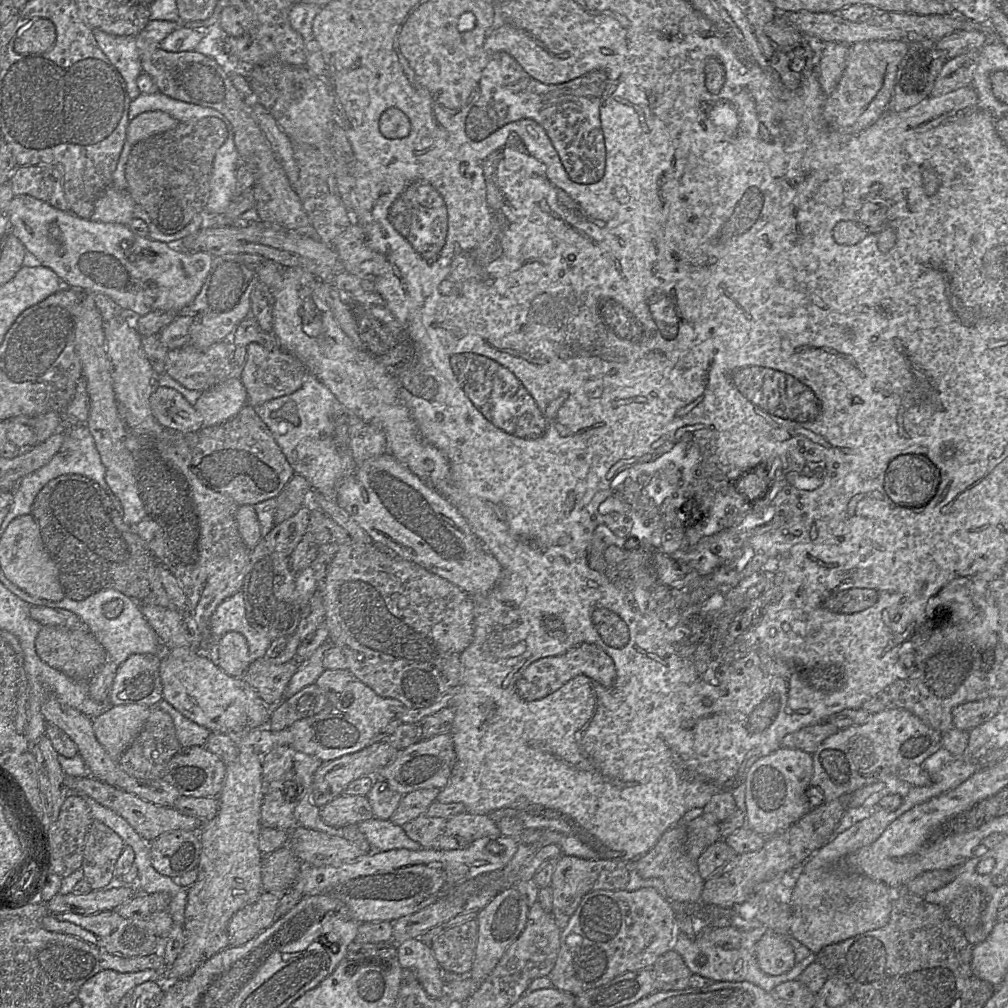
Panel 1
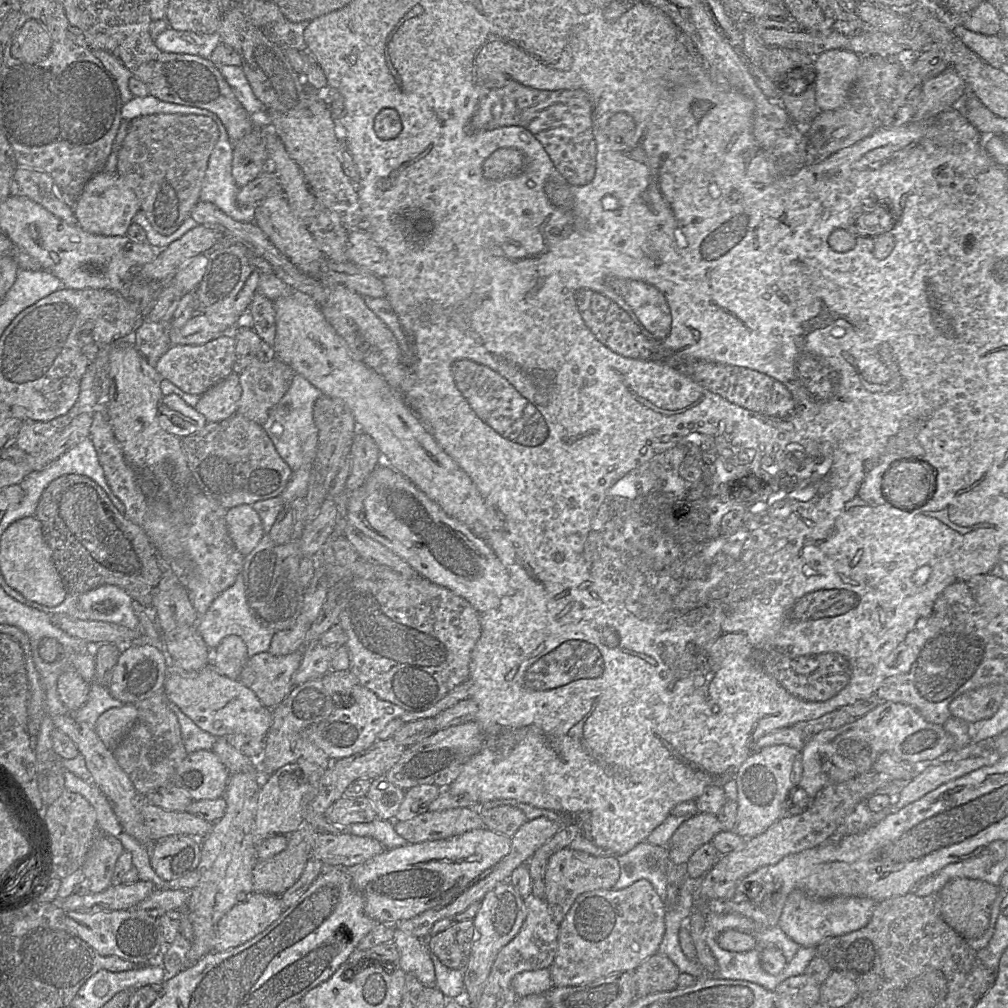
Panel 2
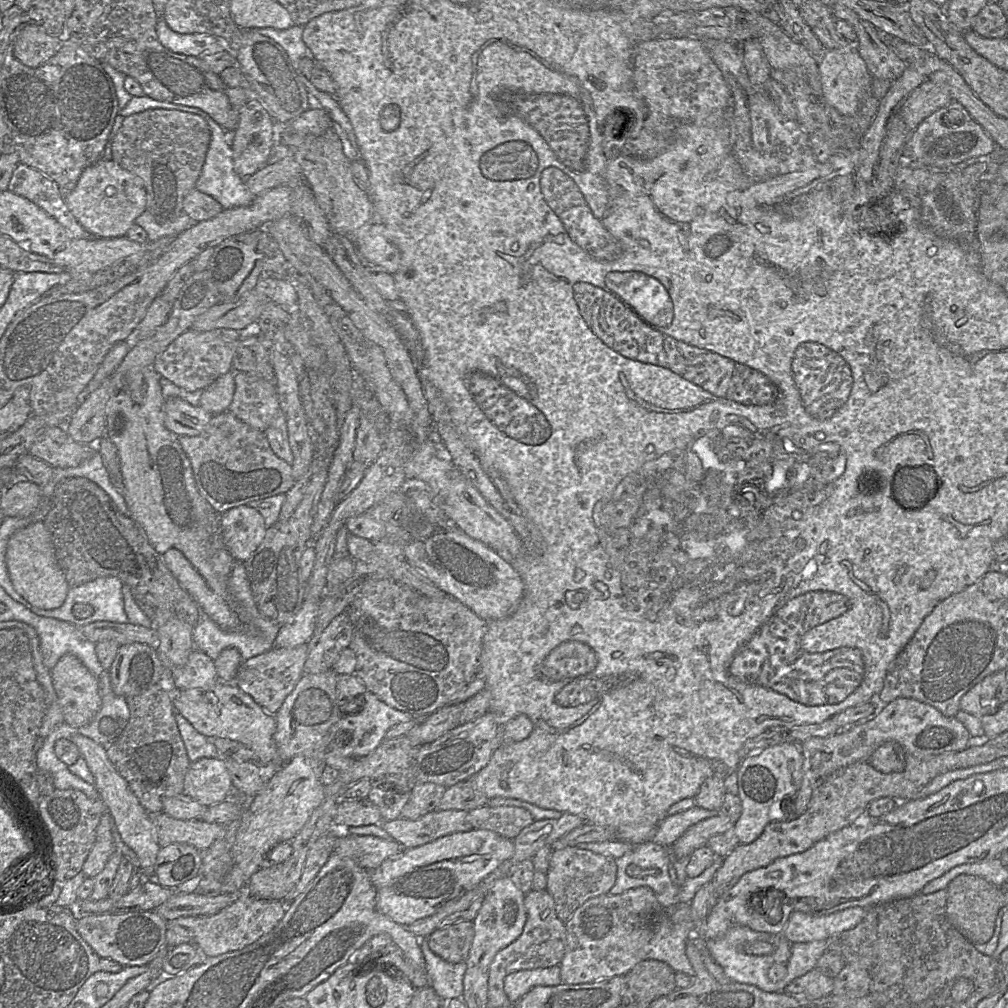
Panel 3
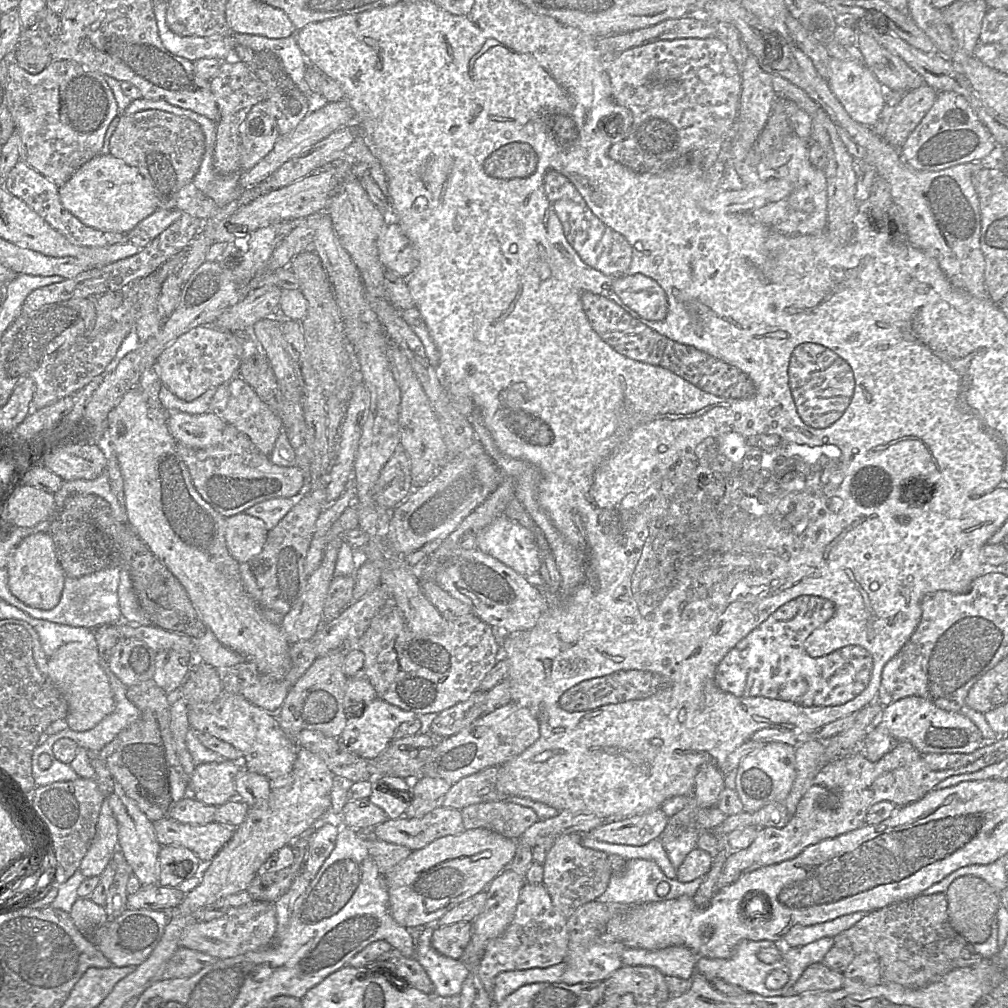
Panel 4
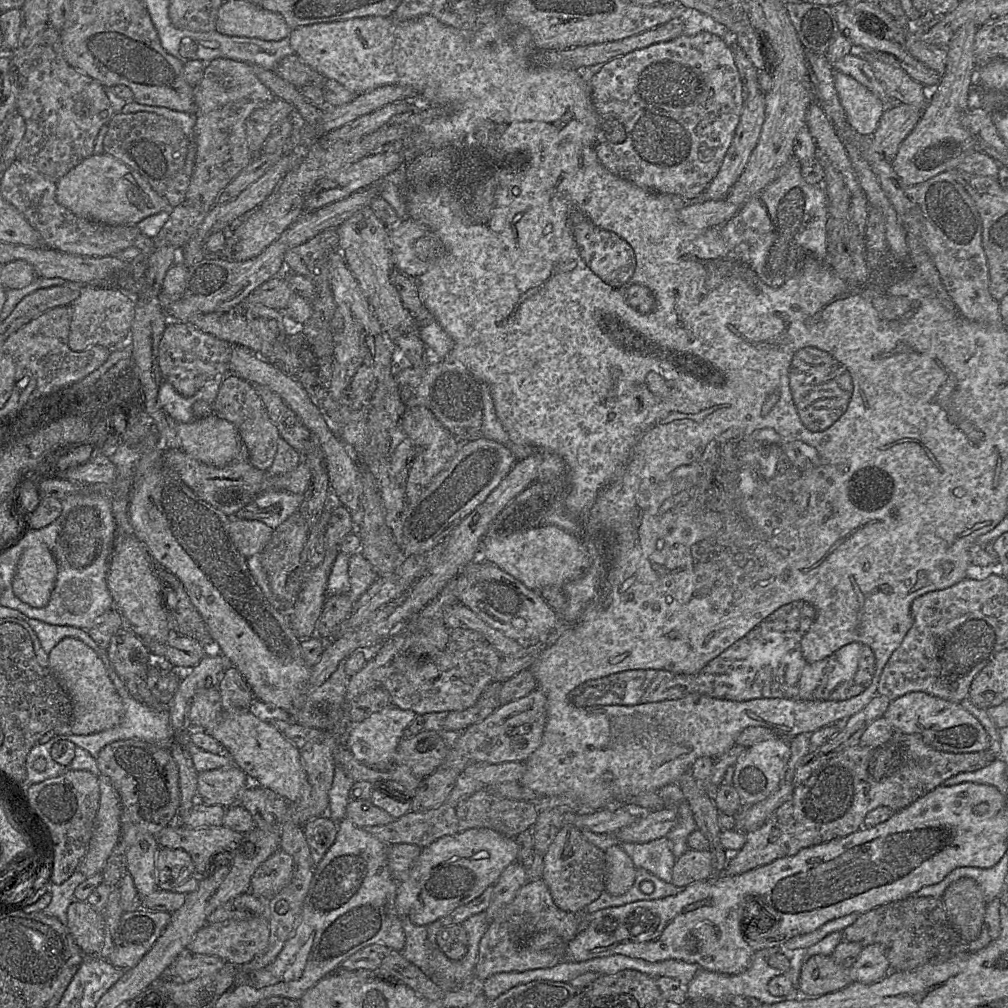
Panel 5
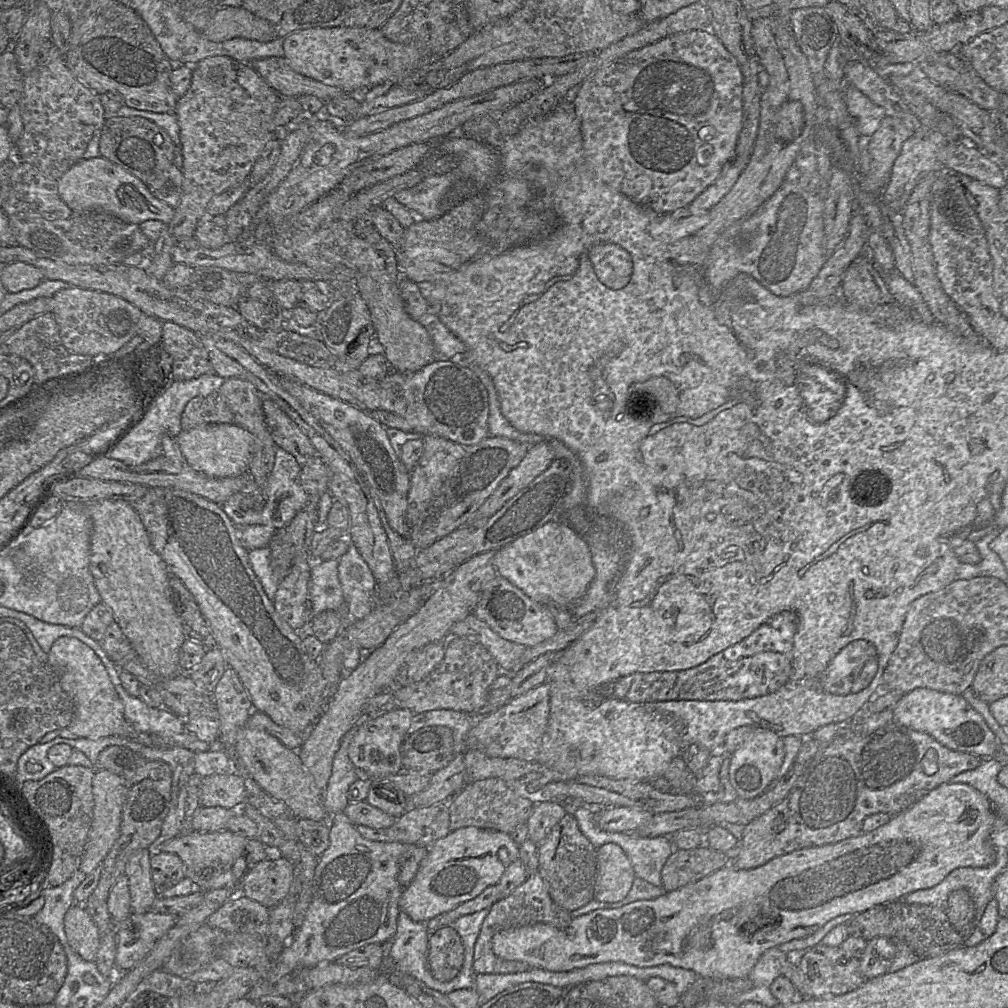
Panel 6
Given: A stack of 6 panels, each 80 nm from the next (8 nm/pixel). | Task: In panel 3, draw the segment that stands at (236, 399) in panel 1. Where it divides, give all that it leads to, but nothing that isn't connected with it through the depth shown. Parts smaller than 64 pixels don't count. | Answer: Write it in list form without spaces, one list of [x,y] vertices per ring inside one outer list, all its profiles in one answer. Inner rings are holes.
[[[232,368],[213,385],[203,390],[200,406],[213,416],[227,411],[233,401],[236,374]]]

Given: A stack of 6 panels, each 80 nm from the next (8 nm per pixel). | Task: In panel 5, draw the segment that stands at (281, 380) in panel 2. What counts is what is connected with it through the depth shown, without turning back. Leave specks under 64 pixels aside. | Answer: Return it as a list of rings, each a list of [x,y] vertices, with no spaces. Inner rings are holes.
[[[226,374],[214,400],[213,410],[215,414],[228,420],[237,428],[249,462],[260,470],[269,470],[276,455],[280,434],[271,421],[255,386],[237,375]]]

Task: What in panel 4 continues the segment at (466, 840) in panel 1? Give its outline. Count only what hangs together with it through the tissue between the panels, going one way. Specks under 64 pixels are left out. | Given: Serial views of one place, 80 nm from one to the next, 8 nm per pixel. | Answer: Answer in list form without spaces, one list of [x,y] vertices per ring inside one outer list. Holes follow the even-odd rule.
[[[440,806],[421,818],[388,819],[375,826],[372,834],[375,839],[415,851],[438,838],[461,834],[465,830],[460,810]]]

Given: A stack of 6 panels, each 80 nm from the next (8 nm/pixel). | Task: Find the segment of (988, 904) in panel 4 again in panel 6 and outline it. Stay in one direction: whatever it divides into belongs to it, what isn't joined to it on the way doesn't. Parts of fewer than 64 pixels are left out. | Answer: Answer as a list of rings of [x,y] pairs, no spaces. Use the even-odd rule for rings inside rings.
[[[957,889],[950,893],[946,914],[950,923],[964,939],[972,933],[975,908],[966,889]]]

